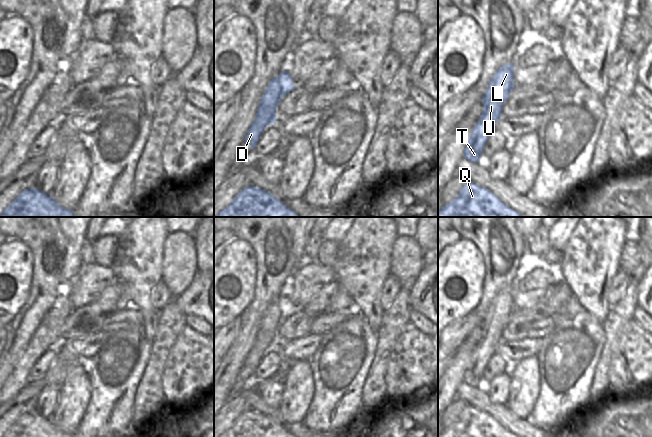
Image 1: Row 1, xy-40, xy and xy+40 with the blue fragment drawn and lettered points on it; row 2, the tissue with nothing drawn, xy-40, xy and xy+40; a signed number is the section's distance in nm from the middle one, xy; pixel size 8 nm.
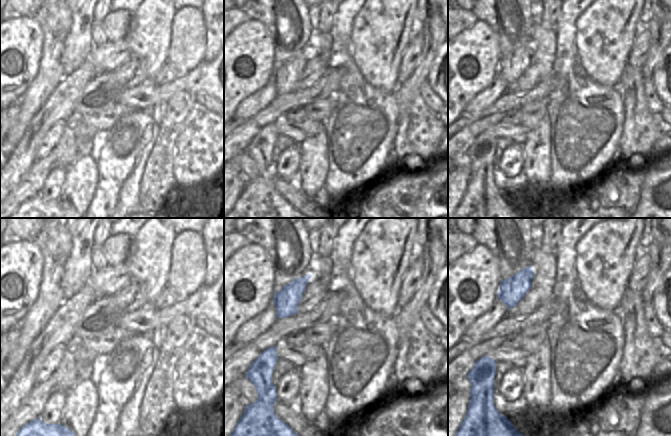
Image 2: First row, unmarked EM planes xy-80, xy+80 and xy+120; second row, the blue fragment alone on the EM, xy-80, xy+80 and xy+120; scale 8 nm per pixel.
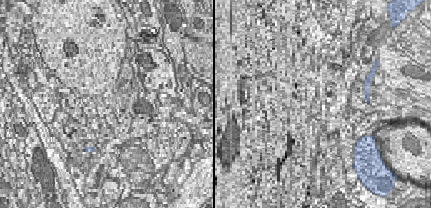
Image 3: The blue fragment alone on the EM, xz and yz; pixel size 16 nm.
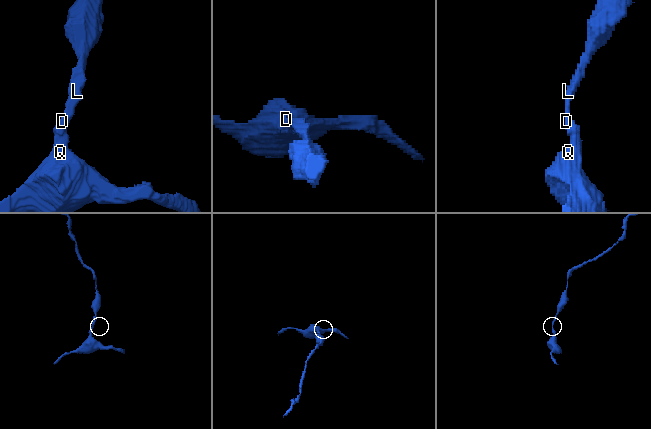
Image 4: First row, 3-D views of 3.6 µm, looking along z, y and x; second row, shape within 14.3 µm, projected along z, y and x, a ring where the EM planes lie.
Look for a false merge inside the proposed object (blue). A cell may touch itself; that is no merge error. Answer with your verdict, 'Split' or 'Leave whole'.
Leave whole.

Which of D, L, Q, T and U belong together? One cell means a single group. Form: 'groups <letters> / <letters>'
groups D L Q T U

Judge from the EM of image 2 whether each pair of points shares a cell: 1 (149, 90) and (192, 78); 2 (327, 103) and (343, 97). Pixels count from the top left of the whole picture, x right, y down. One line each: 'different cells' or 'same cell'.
1: same cell
2: different cells

